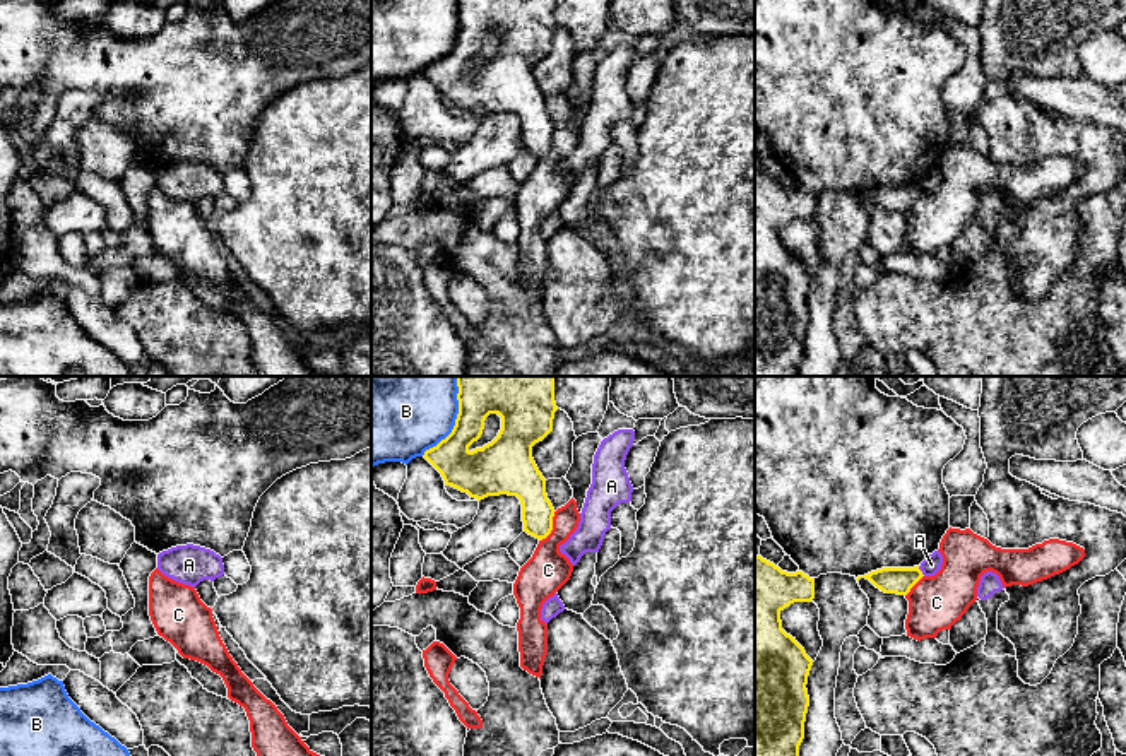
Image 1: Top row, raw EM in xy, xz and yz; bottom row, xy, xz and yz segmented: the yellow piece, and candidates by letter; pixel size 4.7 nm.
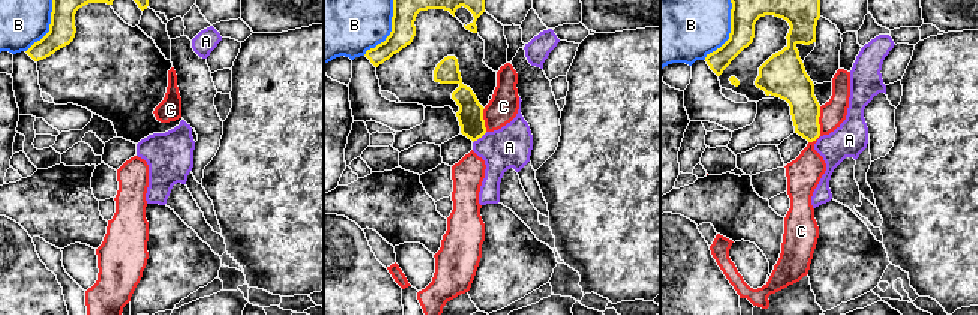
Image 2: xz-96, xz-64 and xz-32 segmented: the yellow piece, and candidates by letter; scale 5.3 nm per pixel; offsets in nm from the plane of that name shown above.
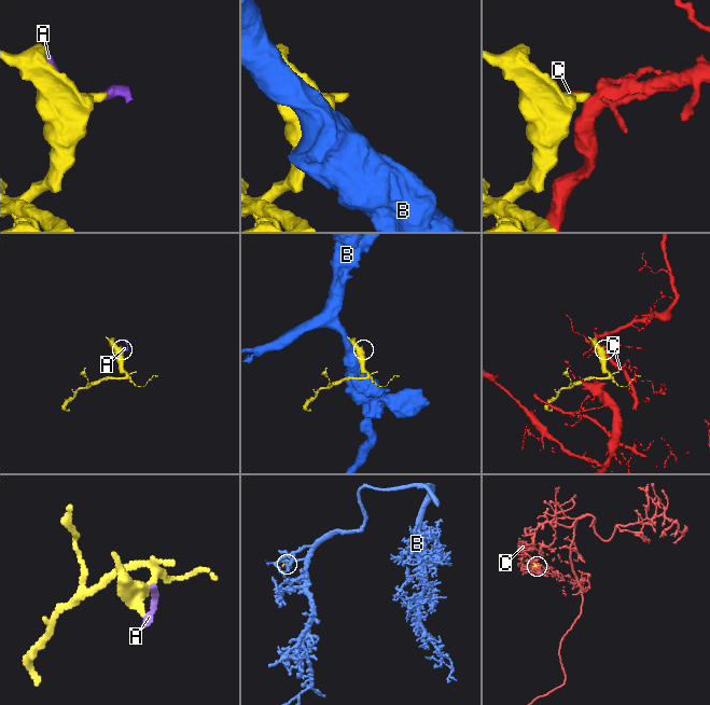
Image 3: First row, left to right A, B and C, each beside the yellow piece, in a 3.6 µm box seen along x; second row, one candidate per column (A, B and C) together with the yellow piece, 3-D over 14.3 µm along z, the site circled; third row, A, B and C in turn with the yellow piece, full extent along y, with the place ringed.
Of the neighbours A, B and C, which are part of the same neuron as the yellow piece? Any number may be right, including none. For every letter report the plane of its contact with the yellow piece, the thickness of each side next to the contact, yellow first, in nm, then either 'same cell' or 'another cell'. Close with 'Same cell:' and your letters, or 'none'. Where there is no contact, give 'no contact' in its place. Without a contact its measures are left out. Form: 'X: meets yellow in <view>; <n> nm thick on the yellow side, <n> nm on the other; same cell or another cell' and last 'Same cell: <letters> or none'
A: meets yellow in yz; 130 nm thick on the yellow side, 90 nm on the other; another cell
B: meets yellow in xz; 320 nm thick on the yellow side, 480 nm on the other; another cell
C: meets yellow in xz; 160 nm thick on the yellow side, 200 nm on the other; another cell
Same cell: none

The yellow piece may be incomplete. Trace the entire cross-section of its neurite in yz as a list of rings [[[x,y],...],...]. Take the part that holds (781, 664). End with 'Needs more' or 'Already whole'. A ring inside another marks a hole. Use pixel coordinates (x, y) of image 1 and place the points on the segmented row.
[[[755,556],[755,756],[799,756],[809,706],[808,676],[813,660],[782,629],[780,612],[794,602],[815,599],[815,578],[787,573]]]. Already whole

